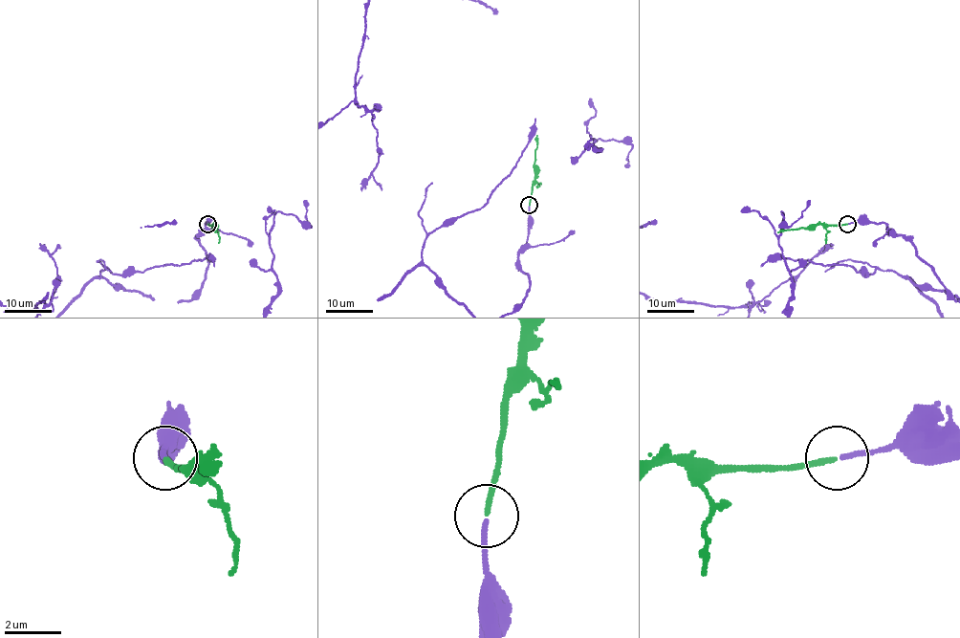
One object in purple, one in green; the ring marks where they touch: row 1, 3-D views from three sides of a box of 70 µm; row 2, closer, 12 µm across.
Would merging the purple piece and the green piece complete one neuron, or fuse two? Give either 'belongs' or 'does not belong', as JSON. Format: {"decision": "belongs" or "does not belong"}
{"decision": "belongs"}

